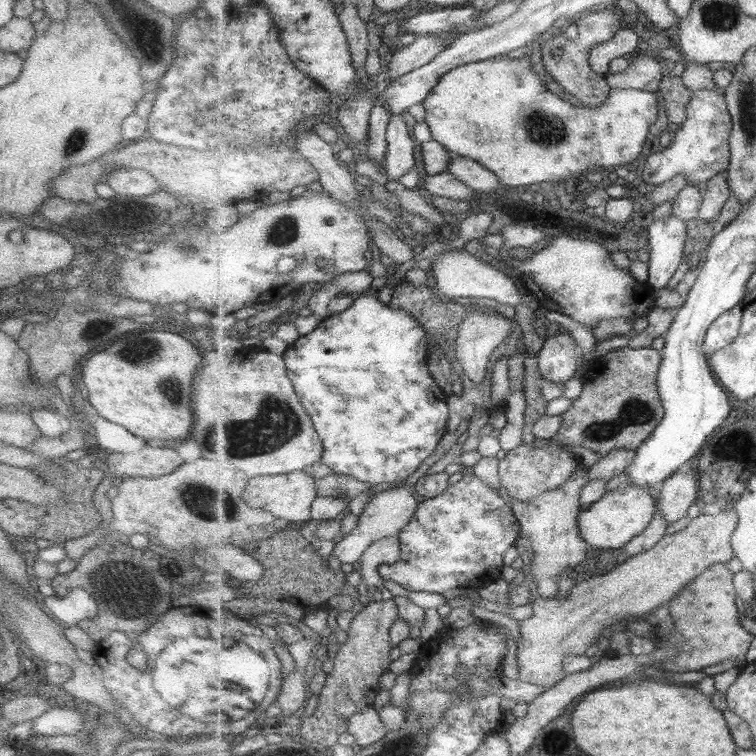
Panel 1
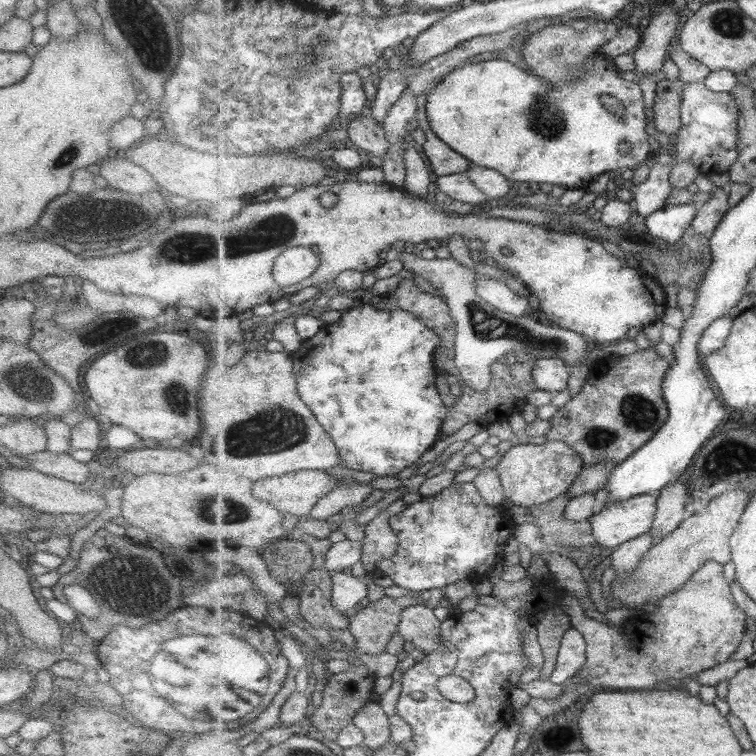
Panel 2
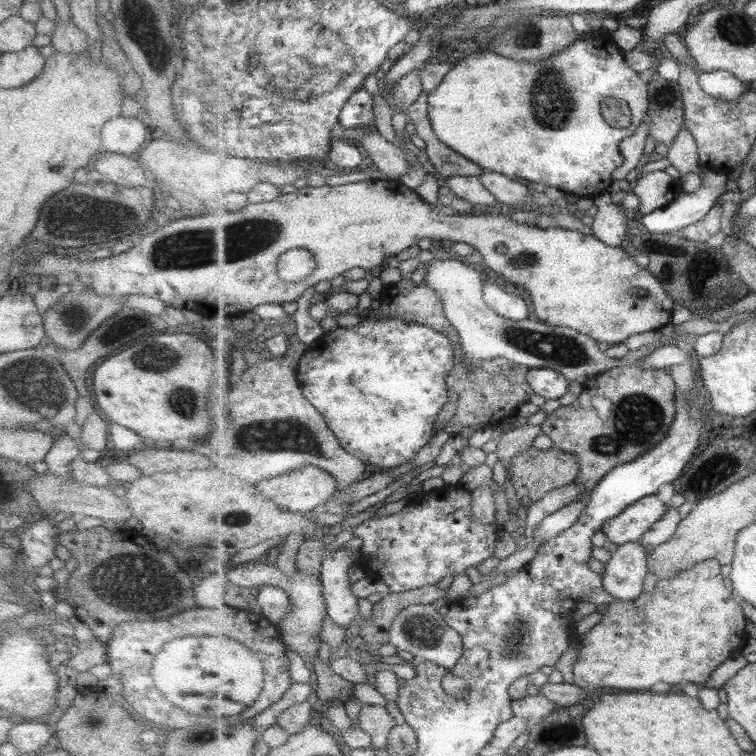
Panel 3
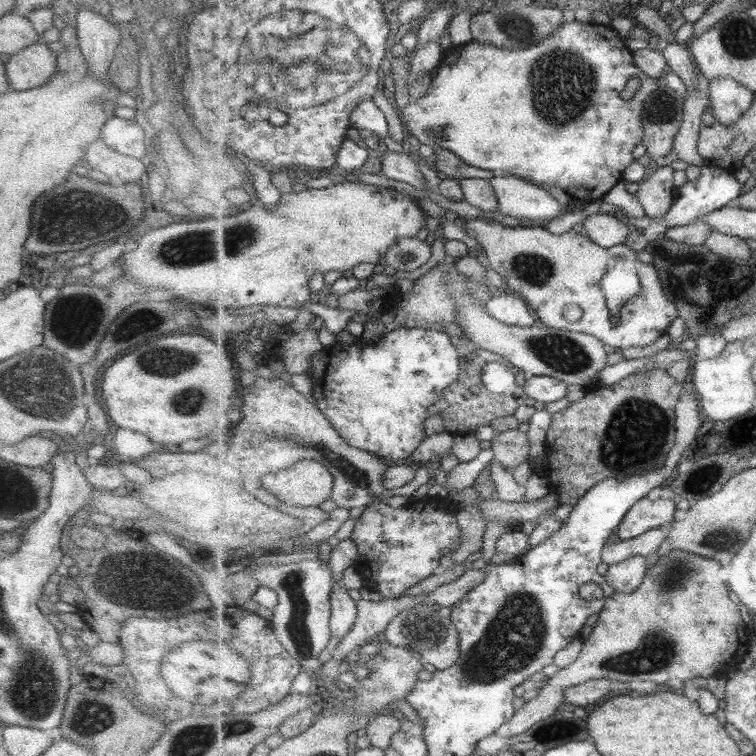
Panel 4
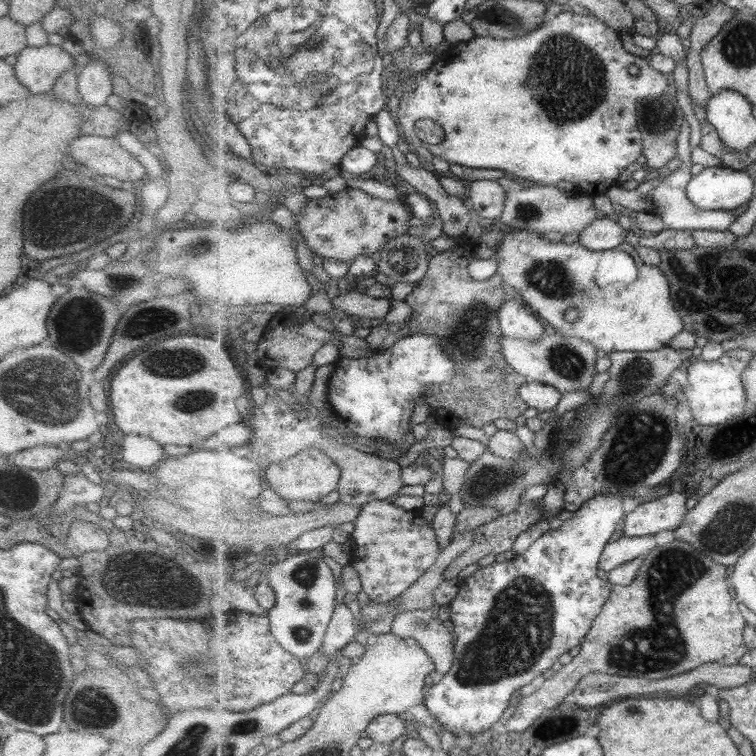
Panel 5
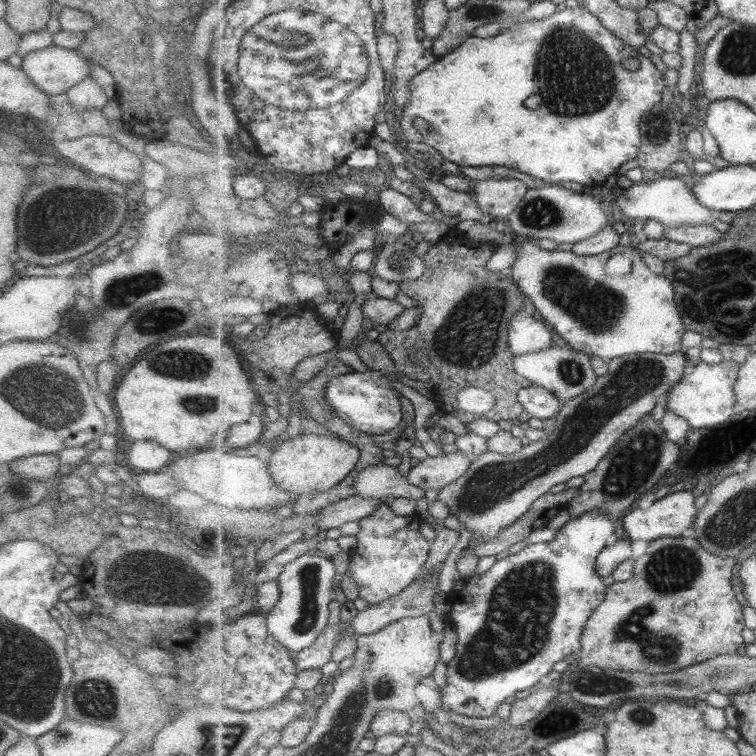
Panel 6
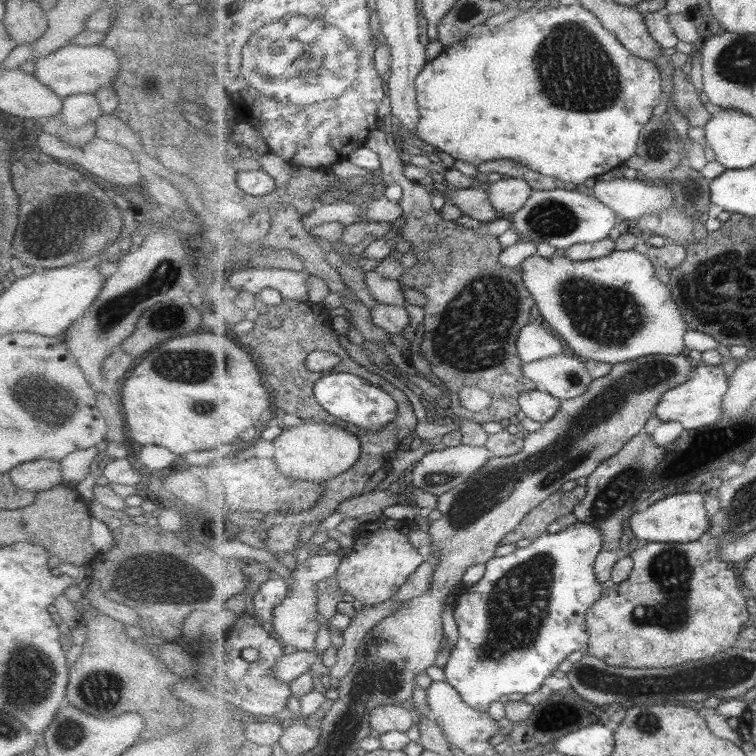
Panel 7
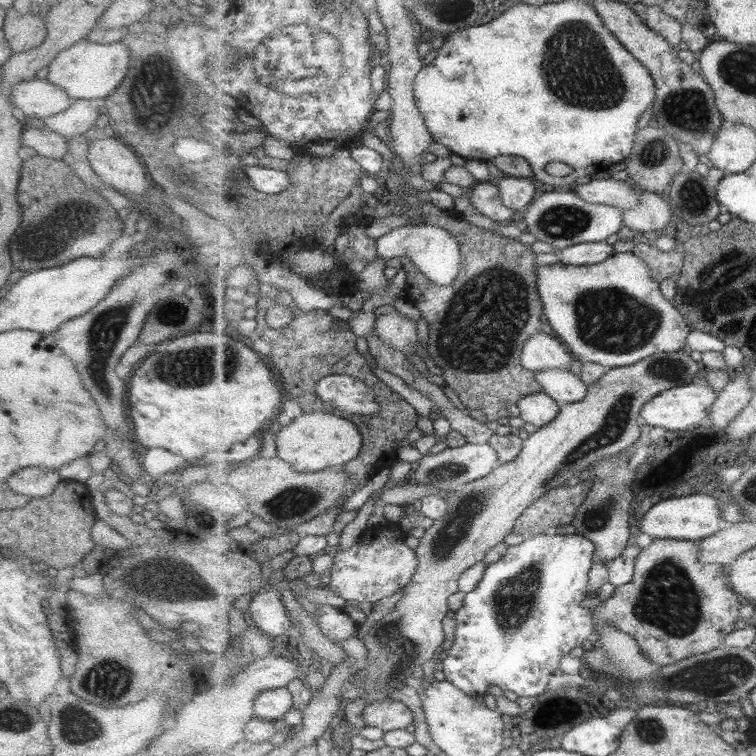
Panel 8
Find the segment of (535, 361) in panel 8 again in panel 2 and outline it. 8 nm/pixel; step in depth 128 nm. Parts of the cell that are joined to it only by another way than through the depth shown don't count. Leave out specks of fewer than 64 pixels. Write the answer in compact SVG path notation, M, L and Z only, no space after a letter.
M477 274L475 287L477 287L477 296L481 295L496 309L522 317L525 312L528 312L529 300L527 300L527 297L515 294L509 286L505 285L505 282Z

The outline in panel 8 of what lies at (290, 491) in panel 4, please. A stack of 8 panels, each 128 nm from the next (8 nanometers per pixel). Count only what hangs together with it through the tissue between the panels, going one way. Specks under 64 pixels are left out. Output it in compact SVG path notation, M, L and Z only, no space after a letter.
M327 412L305 413L289 425L276 428L277 456L302 473L314 473L331 467L342 467L357 458L364 448L364 438L350 418Z

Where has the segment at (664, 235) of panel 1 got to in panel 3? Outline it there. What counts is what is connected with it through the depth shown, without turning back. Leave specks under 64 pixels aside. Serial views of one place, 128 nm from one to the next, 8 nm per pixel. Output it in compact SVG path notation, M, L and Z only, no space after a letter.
M707 171L701 177L702 185L697 190L683 192L666 207L643 216L643 224L649 232L665 235L680 233L709 214L717 204L717 198L727 192L727 182L731 179L728 174Z

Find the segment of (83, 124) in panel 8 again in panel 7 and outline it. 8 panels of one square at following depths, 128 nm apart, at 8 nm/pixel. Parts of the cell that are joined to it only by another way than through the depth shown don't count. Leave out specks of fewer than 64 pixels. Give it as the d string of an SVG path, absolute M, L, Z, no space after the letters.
M71 94L62 100L59 120L69 128L79 128L94 122L101 114L93 94Z

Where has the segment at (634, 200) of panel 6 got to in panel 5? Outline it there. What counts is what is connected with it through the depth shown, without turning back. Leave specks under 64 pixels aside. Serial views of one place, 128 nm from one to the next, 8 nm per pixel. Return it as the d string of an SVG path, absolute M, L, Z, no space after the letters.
M685 162L677 172L667 173L663 182L661 182L649 195L649 200L653 202L652 212L656 211L667 225L667 229L673 230L714 230L729 231L729 226L735 222L738 217L735 210L712 210L699 209L691 199L689 199L688 185L694 178L691 174L691 164Z

